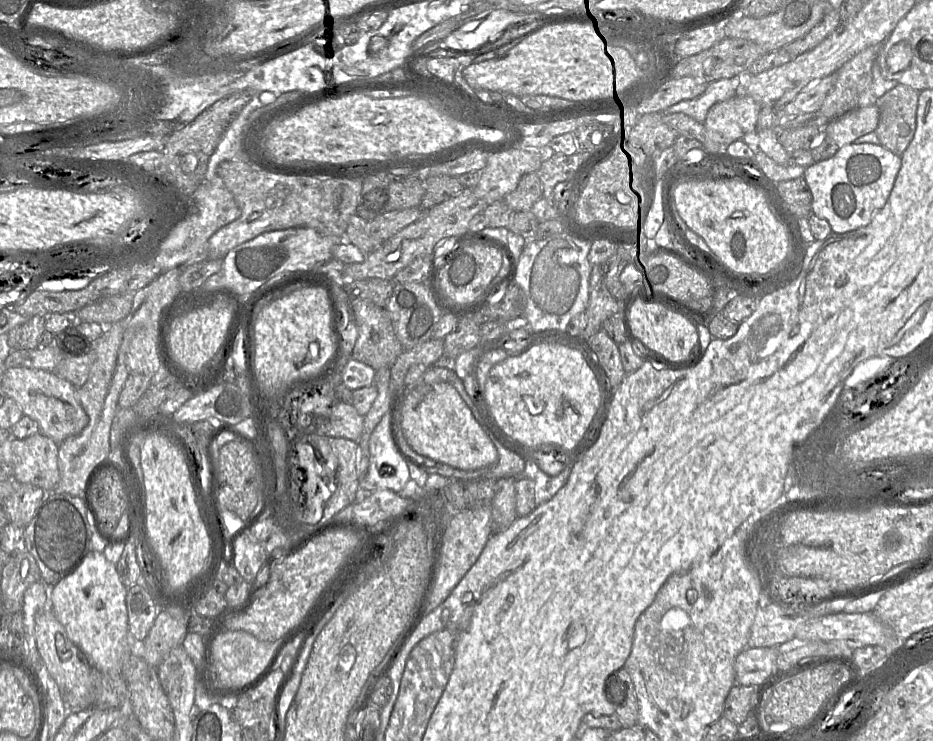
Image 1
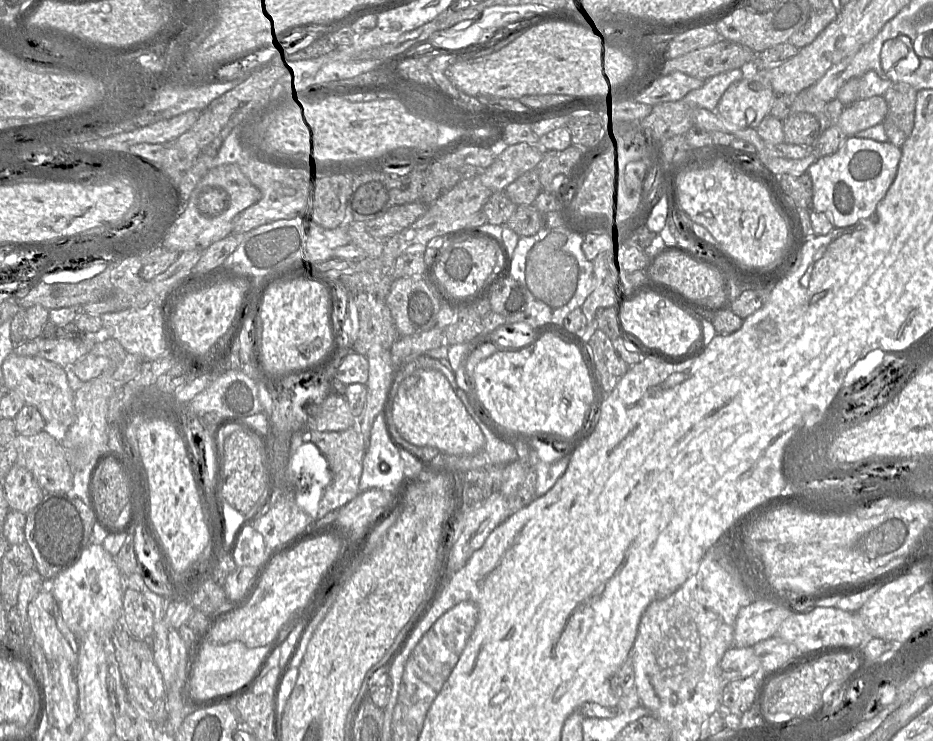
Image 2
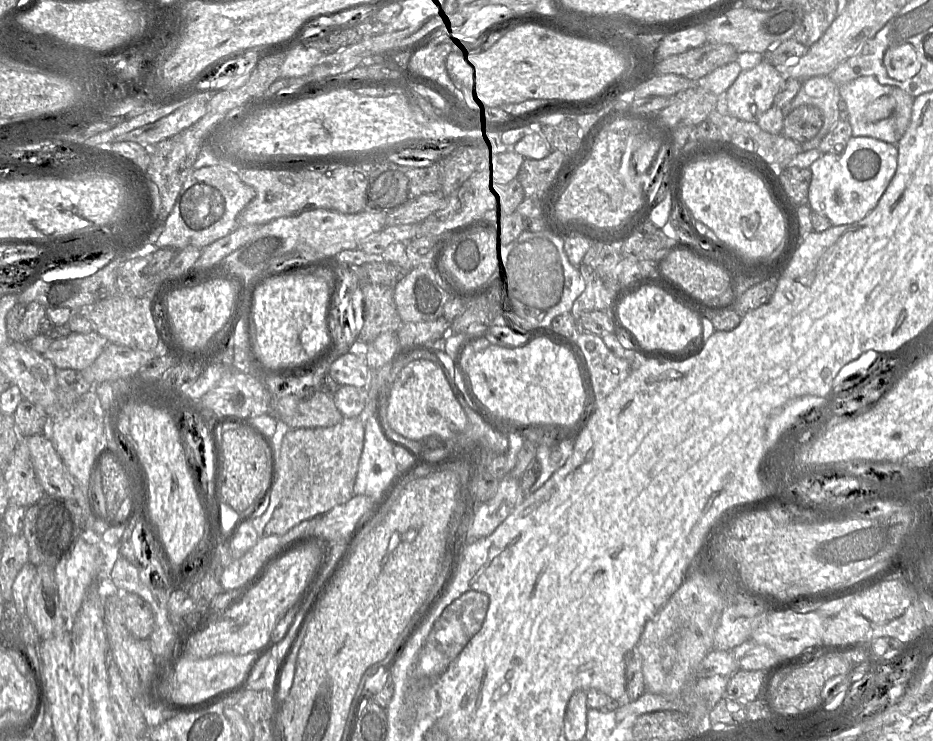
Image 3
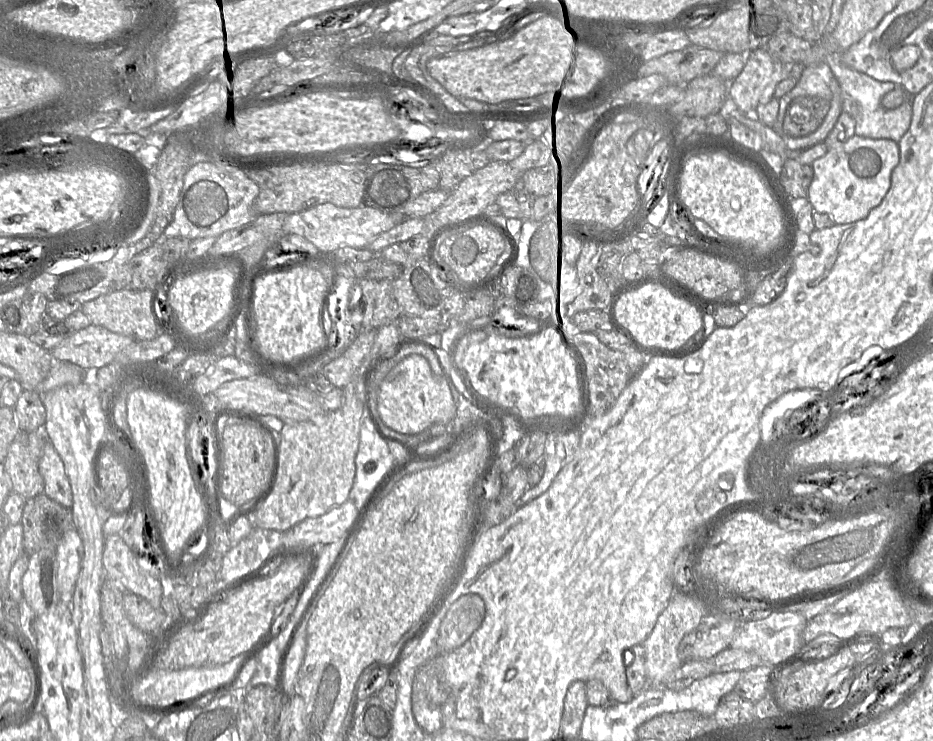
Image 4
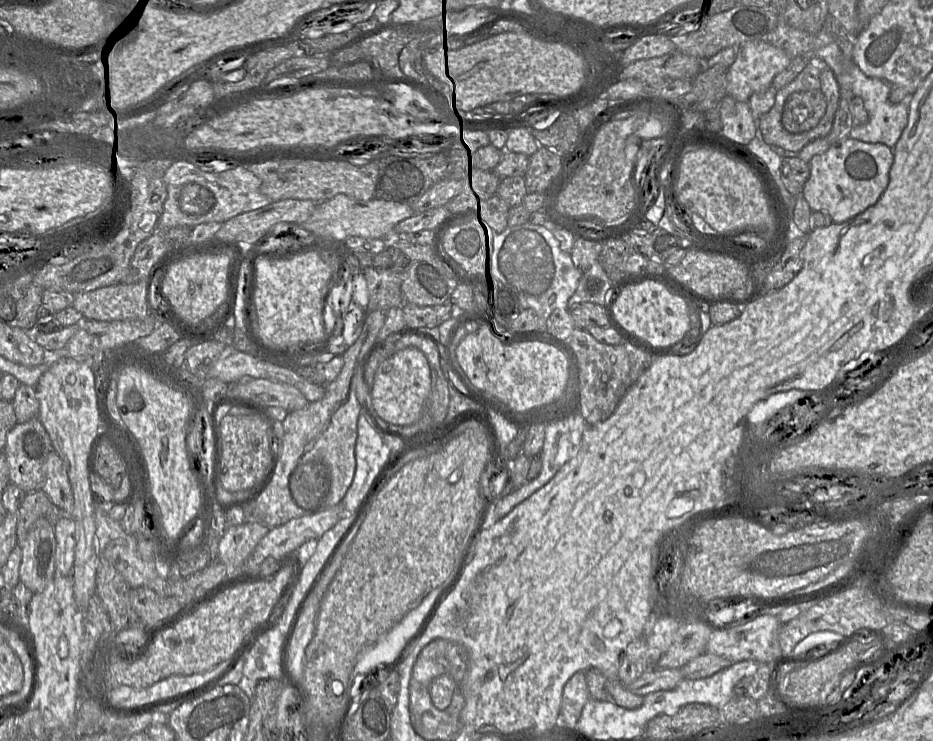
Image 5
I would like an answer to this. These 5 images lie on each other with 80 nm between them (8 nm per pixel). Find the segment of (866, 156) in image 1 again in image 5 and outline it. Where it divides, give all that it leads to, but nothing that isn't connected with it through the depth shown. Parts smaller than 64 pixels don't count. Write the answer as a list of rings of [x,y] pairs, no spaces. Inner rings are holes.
[[[848,137],[812,157],[802,196],[812,212],[826,212],[833,223],[846,222],[877,203],[889,184],[893,161],[893,149],[887,145]]]

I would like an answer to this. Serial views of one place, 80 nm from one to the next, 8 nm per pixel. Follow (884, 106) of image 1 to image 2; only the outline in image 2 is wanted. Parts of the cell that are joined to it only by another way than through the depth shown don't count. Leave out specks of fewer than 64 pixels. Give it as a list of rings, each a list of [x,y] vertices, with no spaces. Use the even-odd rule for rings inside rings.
[[[895,83],[883,95],[888,111],[882,123],[888,141],[899,148],[913,130],[917,92],[909,84]]]

